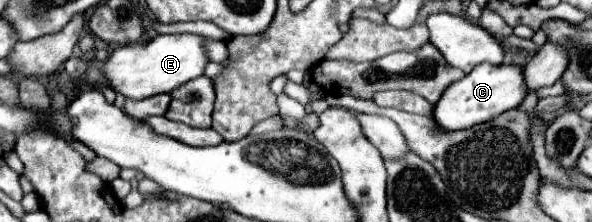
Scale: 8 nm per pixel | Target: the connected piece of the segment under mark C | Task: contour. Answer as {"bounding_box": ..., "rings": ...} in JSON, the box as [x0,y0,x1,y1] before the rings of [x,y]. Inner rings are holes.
{"bounding_box":[433,64,525,132],"rings":[[[479,64],[469,72],[465,78],[453,82],[451,86],[445,88],[443,96],[433,108],[433,120],[437,128],[445,132],[455,132],[455,130],[465,130],[477,124],[483,124],[487,120],[493,120],[495,116],[517,108],[521,100],[525,98],[525,88],[523,88],[523,76],[521,76],[521,66],[513,64]]]}

